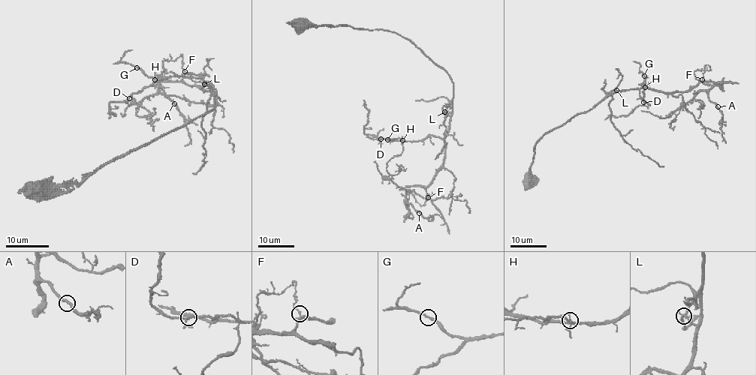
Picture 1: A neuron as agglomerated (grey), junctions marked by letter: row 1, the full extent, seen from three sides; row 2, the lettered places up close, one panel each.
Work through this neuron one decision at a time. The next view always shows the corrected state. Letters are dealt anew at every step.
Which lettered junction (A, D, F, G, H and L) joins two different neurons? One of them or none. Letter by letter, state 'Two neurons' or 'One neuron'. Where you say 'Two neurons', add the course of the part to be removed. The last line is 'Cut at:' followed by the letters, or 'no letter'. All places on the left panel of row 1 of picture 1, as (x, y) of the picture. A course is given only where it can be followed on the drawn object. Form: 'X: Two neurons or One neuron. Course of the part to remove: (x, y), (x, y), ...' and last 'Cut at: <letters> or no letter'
A: One neuron
D: One neuron
F: Two neurons. Course of the part to remove: (185, 71), (180, 54), (174, 61), (164, 61), (159, 89), (135, 109), (139, 116), (152, 116), (154, 108)
G: One neuron
H: One neuron
L: One neuron
Cut at: F

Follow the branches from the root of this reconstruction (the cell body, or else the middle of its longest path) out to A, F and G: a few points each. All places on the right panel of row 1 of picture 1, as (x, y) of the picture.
A: (528, 183), (537, 141), (613, 93), (689, 91), (707, 64), (694, 75), (711, 85), (709, 98), (718, 106)
F: (528, 183), (535, 145), (579, 113), (616, 92), (642, 88), (689, 91), (702, 79)
G: (528, 183), (535, 145), (546, 133), (613, 93), (640, 88), (640, 84), (646, 85), (643, 76)

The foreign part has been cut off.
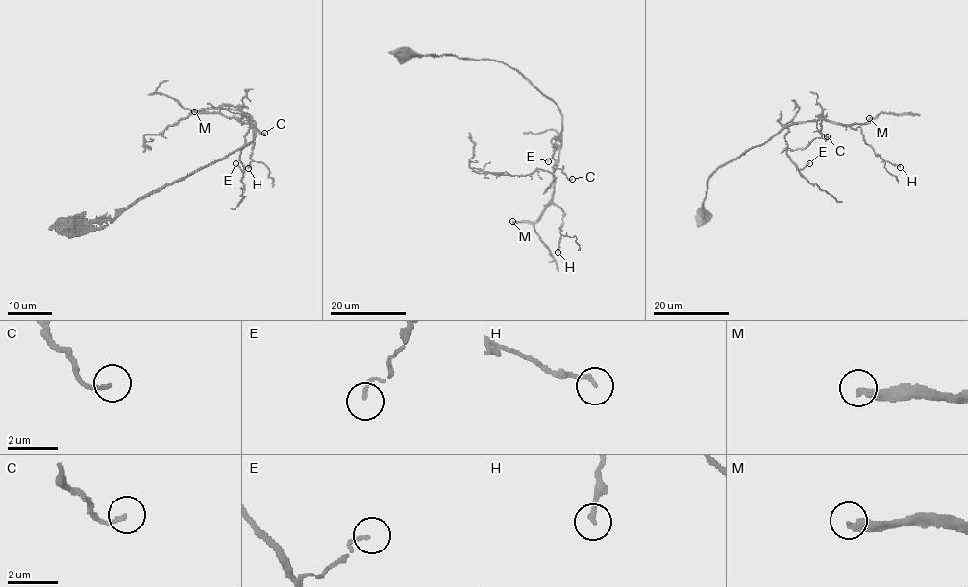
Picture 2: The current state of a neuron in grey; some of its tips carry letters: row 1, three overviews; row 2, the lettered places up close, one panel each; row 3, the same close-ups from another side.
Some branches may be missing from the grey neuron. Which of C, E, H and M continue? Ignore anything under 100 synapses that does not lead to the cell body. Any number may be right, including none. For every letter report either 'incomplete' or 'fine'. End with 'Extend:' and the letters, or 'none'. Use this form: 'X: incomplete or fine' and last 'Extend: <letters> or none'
C: fine
E: fine
H: fine
M: incomplete
Extend: M

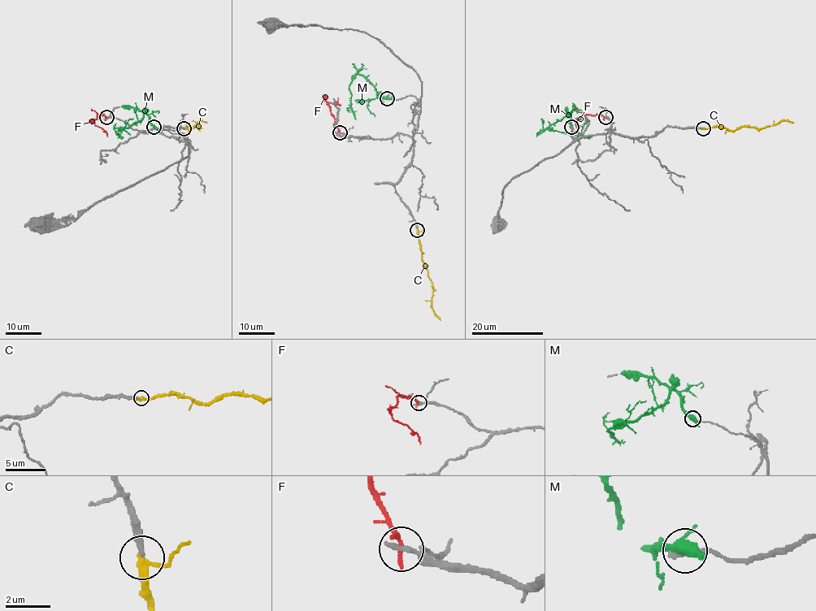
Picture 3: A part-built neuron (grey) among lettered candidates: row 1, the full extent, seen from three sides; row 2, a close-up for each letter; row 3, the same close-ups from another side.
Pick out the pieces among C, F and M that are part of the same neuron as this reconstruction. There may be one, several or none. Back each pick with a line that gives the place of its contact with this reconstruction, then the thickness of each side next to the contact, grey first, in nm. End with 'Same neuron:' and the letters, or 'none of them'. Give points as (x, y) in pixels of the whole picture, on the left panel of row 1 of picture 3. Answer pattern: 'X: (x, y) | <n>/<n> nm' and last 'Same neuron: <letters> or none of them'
C: (184, 128) | 240/200 nm
Same neuron: C

